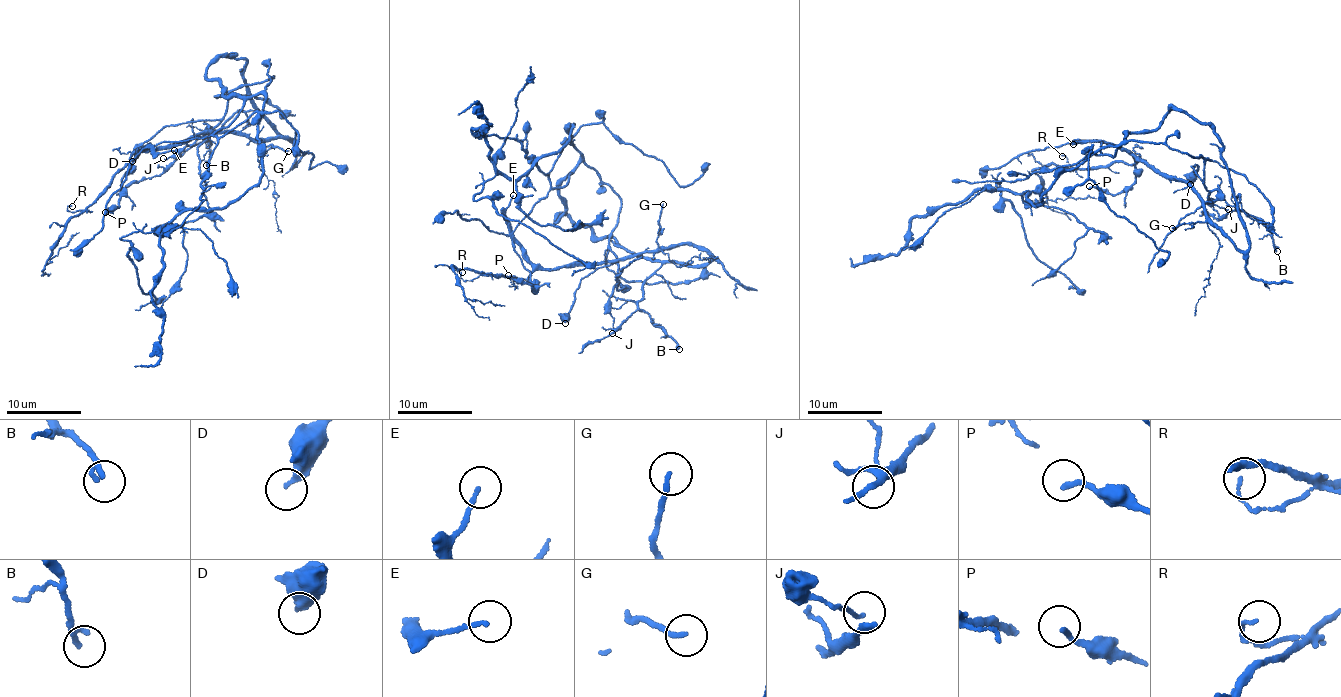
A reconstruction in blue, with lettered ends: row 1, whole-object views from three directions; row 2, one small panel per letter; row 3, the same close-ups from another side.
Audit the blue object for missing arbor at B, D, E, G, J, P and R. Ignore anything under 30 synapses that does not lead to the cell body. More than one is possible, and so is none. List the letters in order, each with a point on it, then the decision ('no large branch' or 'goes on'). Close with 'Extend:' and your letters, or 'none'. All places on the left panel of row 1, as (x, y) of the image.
B: place (206, 165); no large branch
D: place (132, 161); no large branch
E: place (174, 150); no large branch
G: place (288, 151); no large branch
J: place (163, 158); no large branch
P: place (105, 212); no large branch
R: place (72, 206); no large branch
Extend: none

